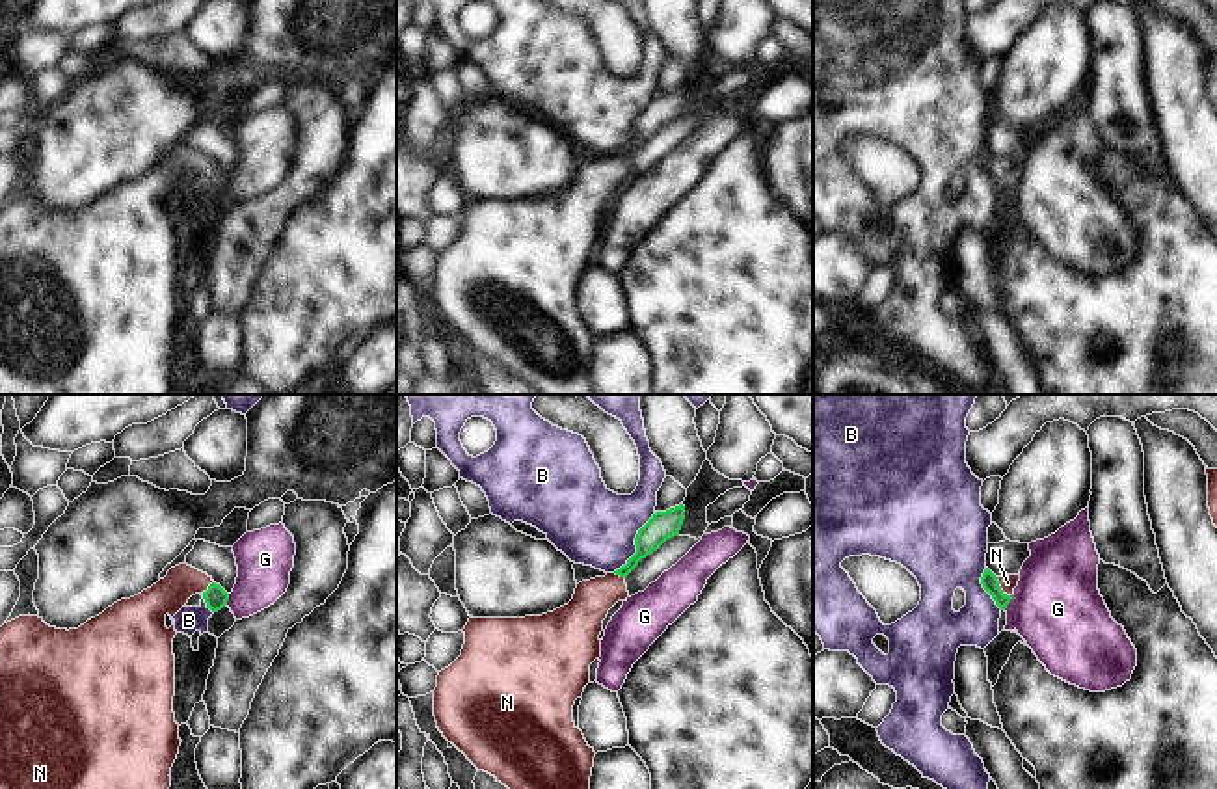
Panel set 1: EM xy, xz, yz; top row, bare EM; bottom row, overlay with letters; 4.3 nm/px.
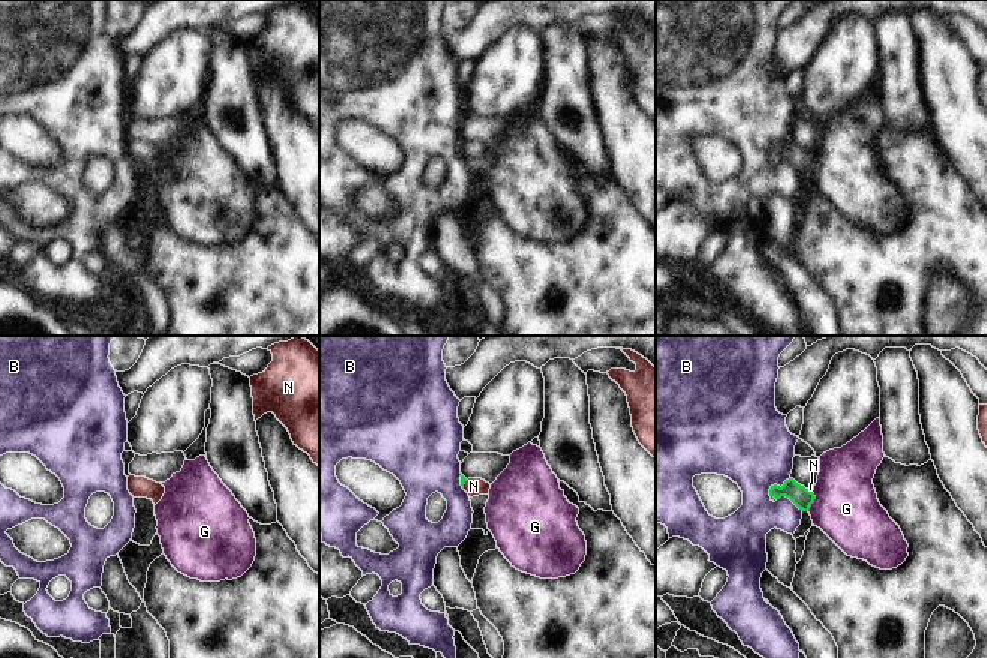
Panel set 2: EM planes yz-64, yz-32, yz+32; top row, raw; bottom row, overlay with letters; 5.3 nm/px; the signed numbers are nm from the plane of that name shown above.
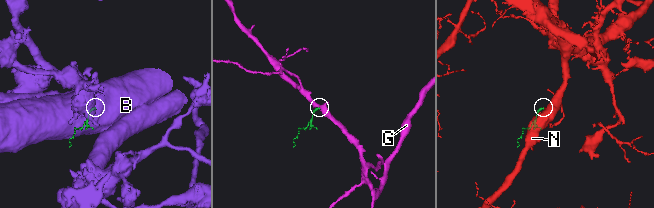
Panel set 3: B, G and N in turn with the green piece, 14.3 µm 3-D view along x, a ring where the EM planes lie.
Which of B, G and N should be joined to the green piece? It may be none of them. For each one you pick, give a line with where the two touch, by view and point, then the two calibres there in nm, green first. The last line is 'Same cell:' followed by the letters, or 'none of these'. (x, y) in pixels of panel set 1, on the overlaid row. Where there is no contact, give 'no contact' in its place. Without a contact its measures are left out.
N: contact yz (1000, 588); calibres 70 and 70 nm
Same cell: N

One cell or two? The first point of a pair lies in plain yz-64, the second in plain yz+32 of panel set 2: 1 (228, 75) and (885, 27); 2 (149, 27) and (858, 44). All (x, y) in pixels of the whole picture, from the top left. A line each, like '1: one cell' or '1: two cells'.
1: one cell
2: two cells

